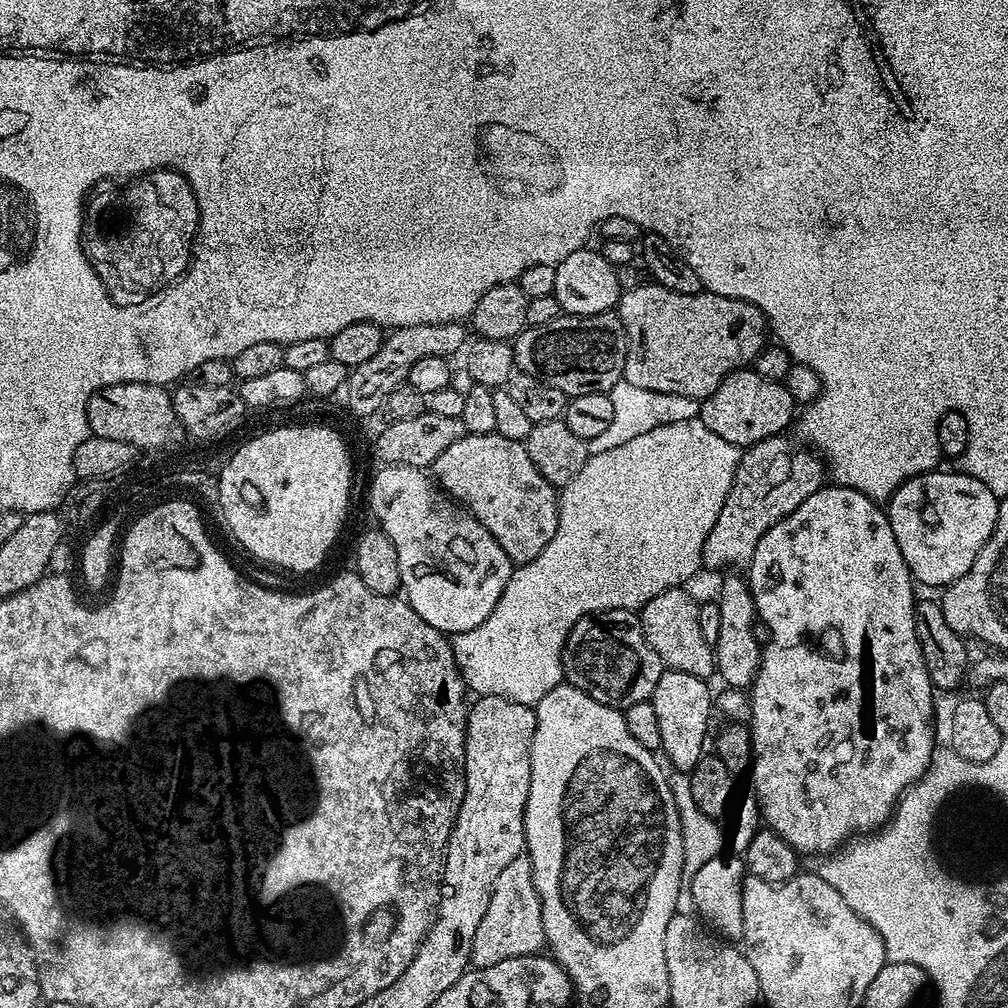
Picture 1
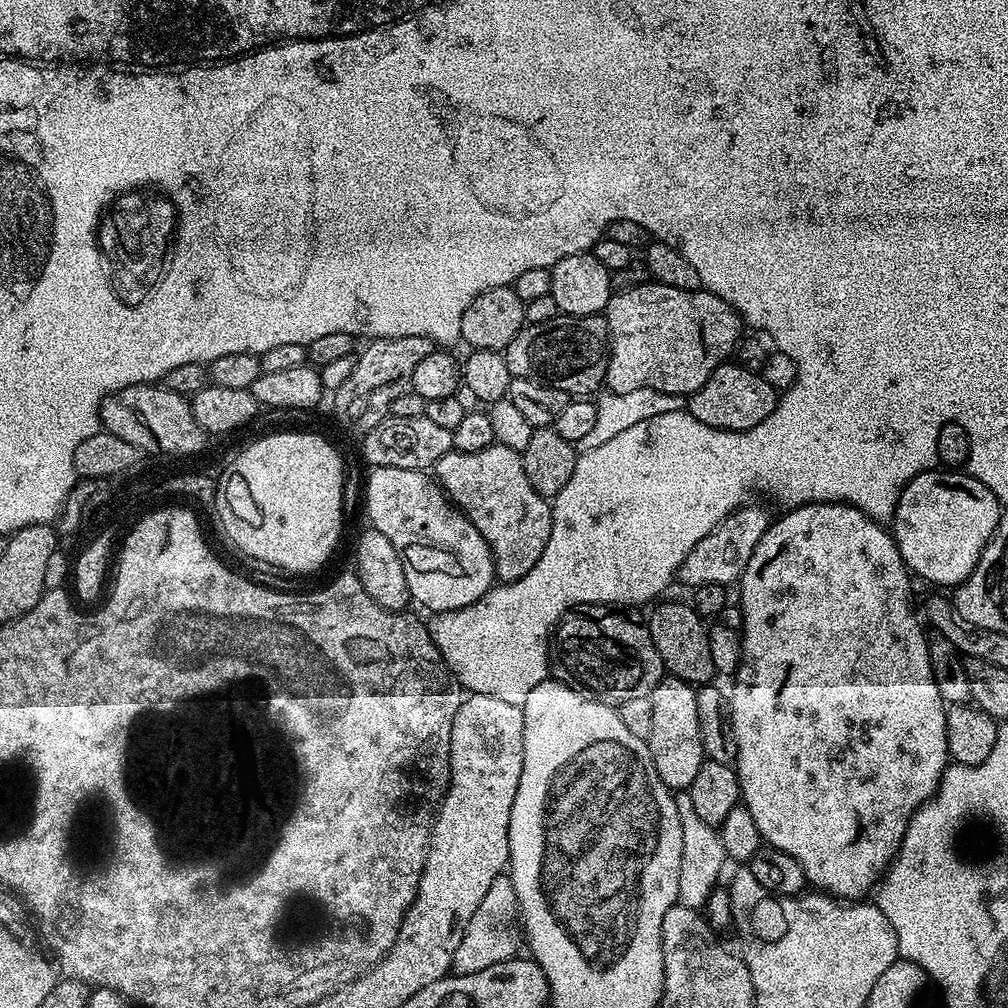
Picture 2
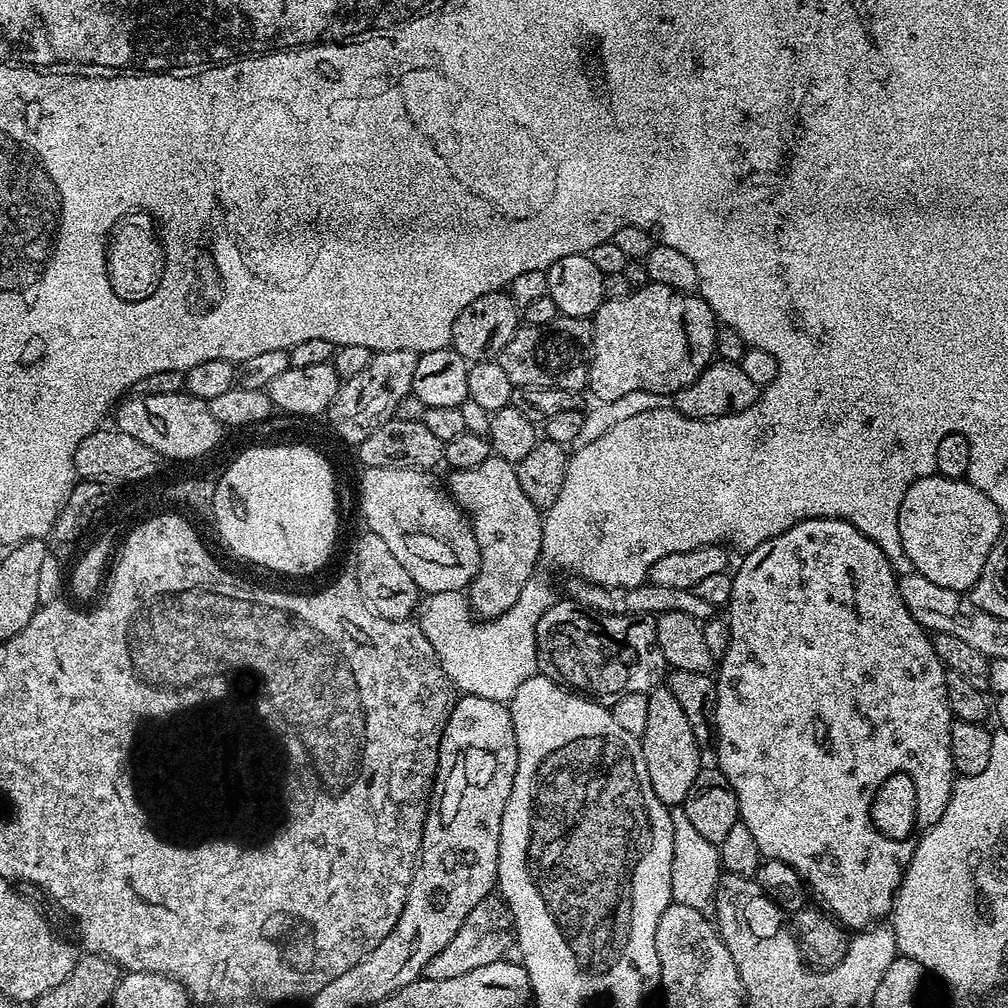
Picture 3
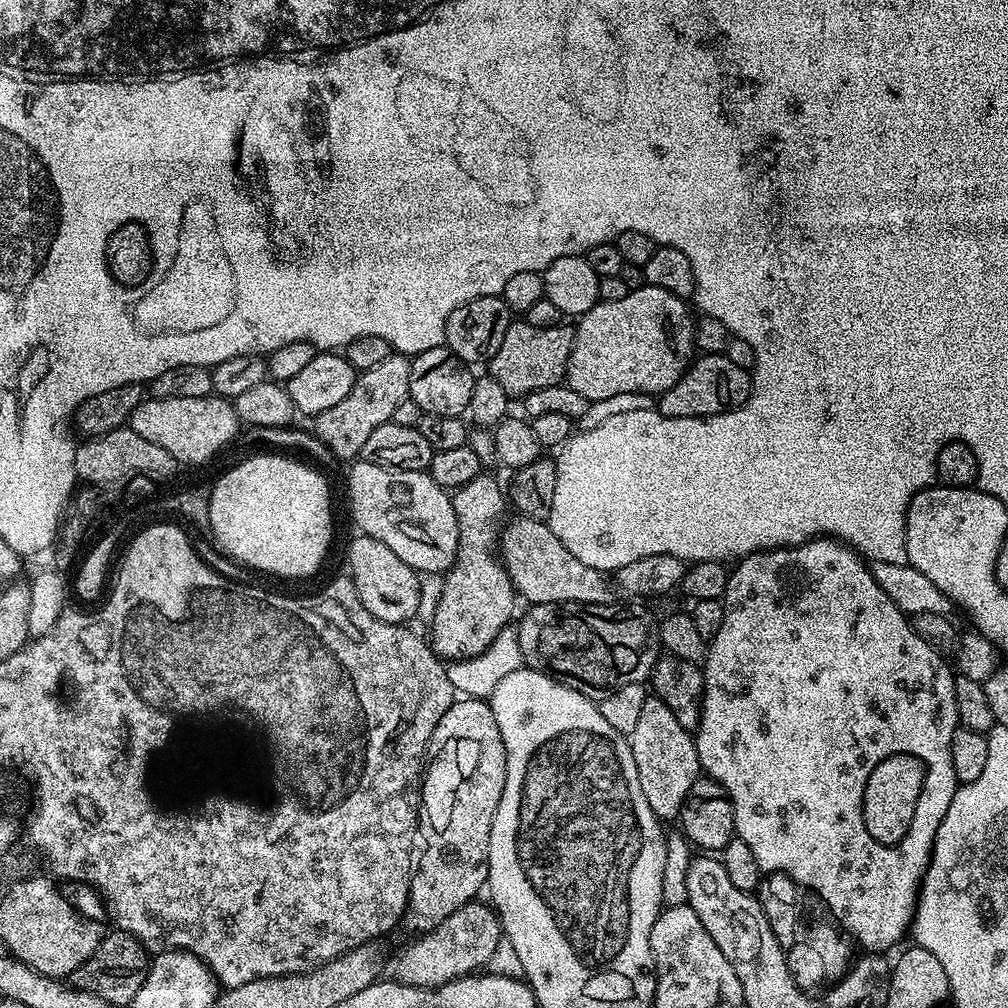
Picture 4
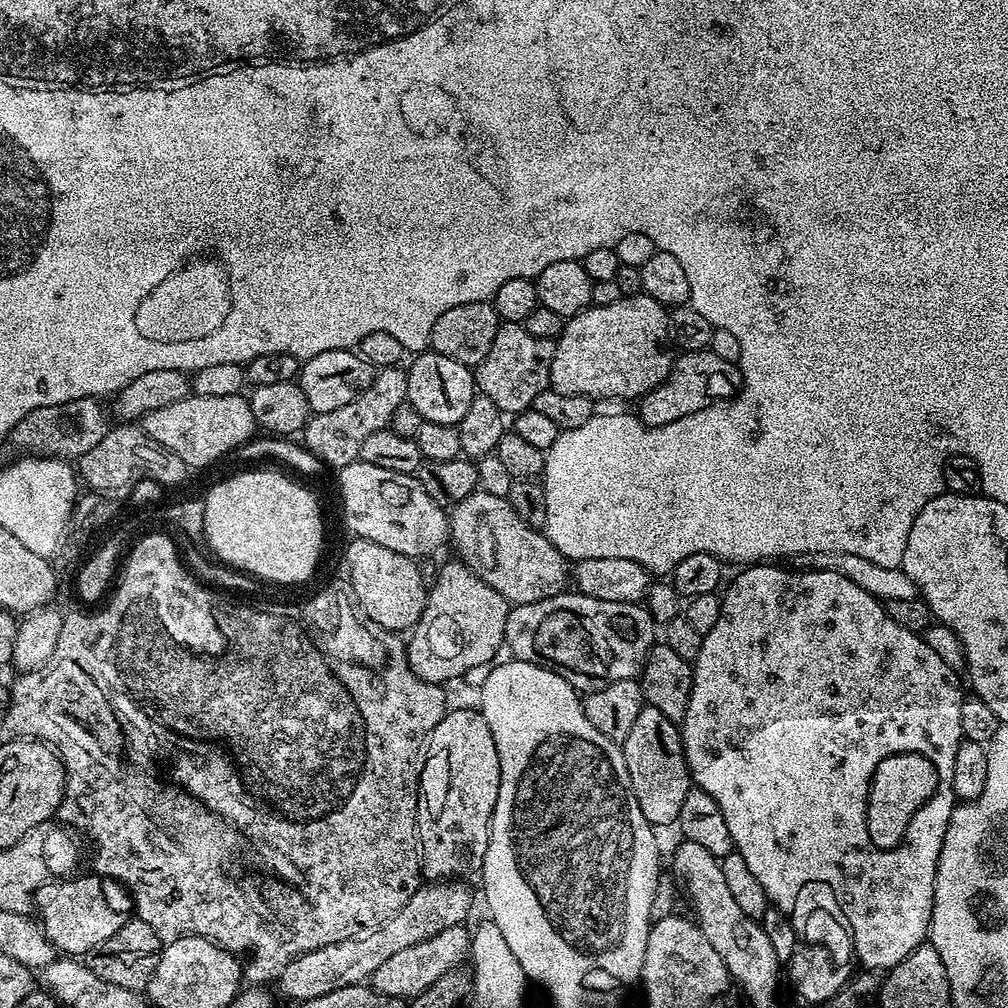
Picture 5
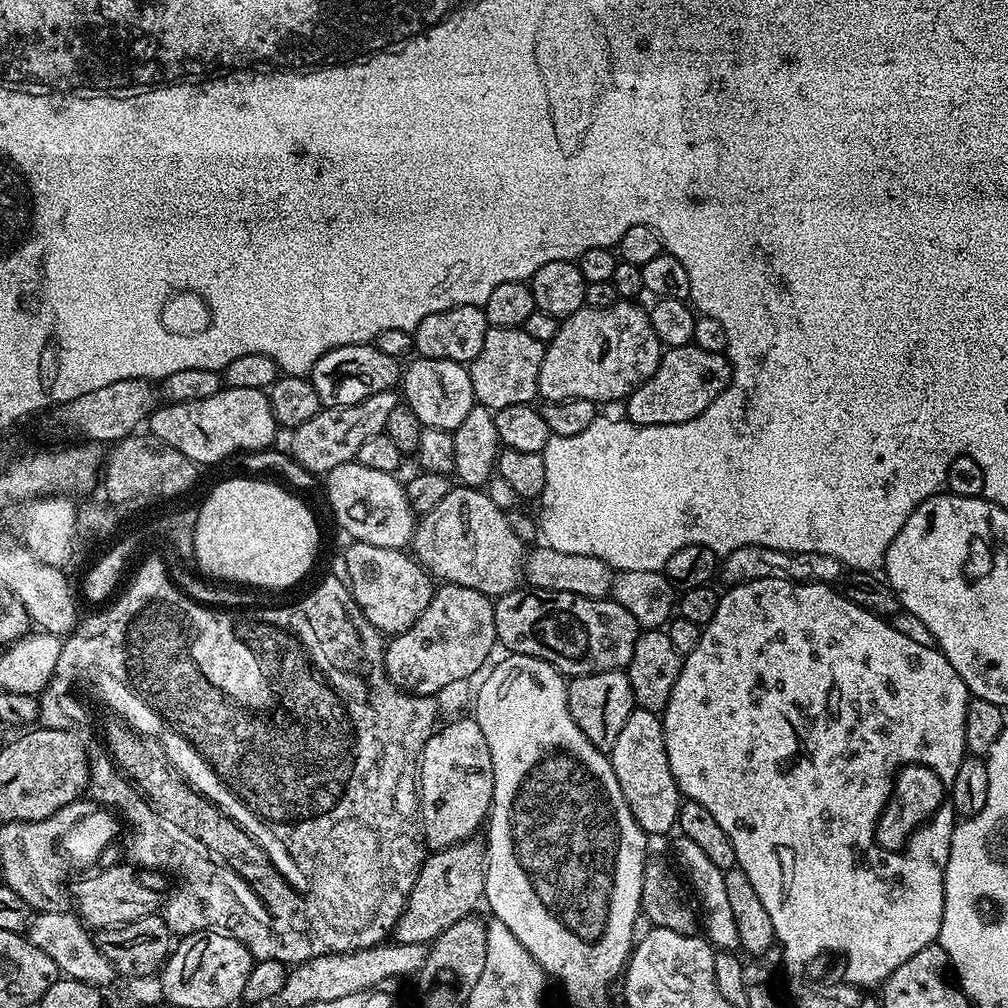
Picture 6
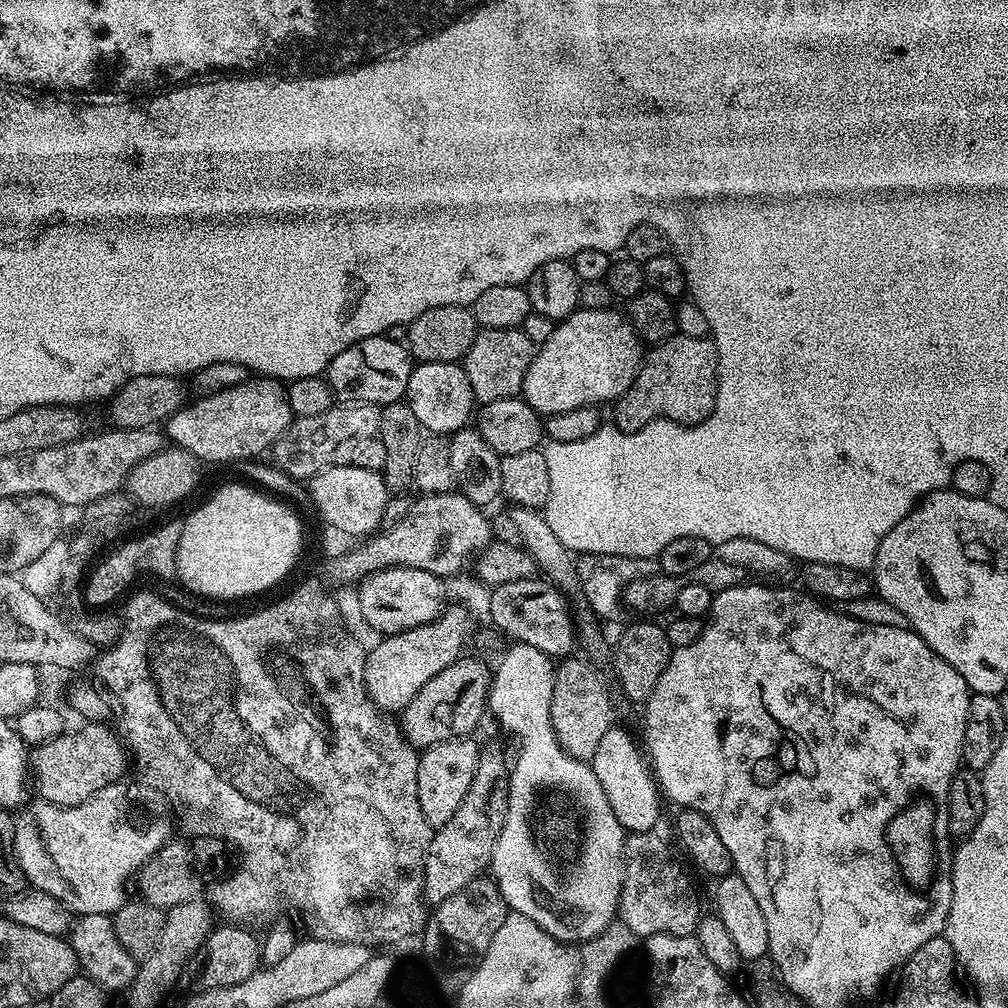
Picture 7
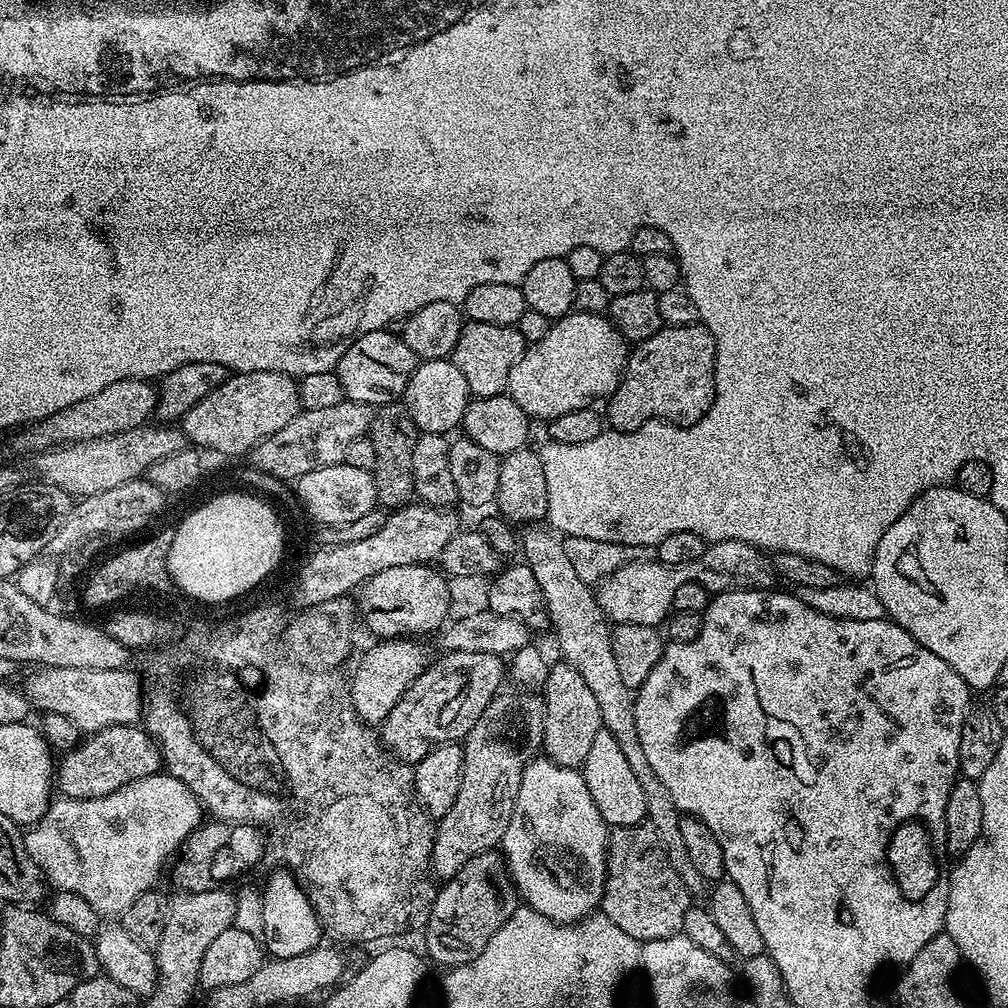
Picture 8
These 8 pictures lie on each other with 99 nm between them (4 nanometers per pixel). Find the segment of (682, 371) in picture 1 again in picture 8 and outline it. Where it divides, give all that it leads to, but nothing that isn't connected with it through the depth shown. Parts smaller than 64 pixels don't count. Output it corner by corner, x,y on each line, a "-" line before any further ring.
573,310
553,323
550,334
546,334
542,342
525,347
522,358
518,358
514,370
510,370
507,395
518,402
533,421
547,422
562,414
570,414
570,410
582,410
595,405
595,400
603,401
618,387
624,376
624,367
628,365
629,351
624,335
612,325
607,315
595,316

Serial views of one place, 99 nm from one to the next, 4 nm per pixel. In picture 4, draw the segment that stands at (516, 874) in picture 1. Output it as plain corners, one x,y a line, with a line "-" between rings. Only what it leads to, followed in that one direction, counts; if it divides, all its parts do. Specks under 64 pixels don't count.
473,902
454,910
432,931
421,935
404,953
396,964
395,979
401,984
419,988
437,988
451,980
479,973
487,965
494,946
502,939
500,918
495,908
487,903

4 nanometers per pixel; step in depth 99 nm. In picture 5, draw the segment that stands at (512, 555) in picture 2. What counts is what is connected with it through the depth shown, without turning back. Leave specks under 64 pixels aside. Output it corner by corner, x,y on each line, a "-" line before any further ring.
441,563
428,588
428,600
424,603
420,621
411,629
409,636
412,637
406,640
410,670
426,682
444,686
447,680
459,681
474,666
491,665
497,659
495,656
499,654
500,648
502,652
505,647
504,631
509,607
508,600
502,598
494,586
486,586
486,582
482,582
482,578
478,578
465,564

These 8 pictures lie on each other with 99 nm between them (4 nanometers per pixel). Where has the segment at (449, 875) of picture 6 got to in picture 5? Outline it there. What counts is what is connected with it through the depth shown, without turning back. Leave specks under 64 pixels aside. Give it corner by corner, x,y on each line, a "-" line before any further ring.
424,882
416,893
386,923
373,928
362,936
352,940
343,940
318,950
310,950
290,962
282,969
278,977
281,997
307,1002
317,1000
339,988
354,988
363,985
393,954
406,950
406,946
418,946
450,926
458,926
467,921
468,911
472,908
472,892
464,882

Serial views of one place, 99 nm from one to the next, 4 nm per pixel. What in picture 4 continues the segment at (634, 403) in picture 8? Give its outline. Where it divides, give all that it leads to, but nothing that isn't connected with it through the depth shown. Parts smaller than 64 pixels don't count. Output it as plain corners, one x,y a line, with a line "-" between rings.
727,354
718,356
701,355
689,363
688,368
670,386
670,390
659,393
658,411
670,418
694,418
695,416
716,416
740,408
752,393
752,378
749,369
734,366

